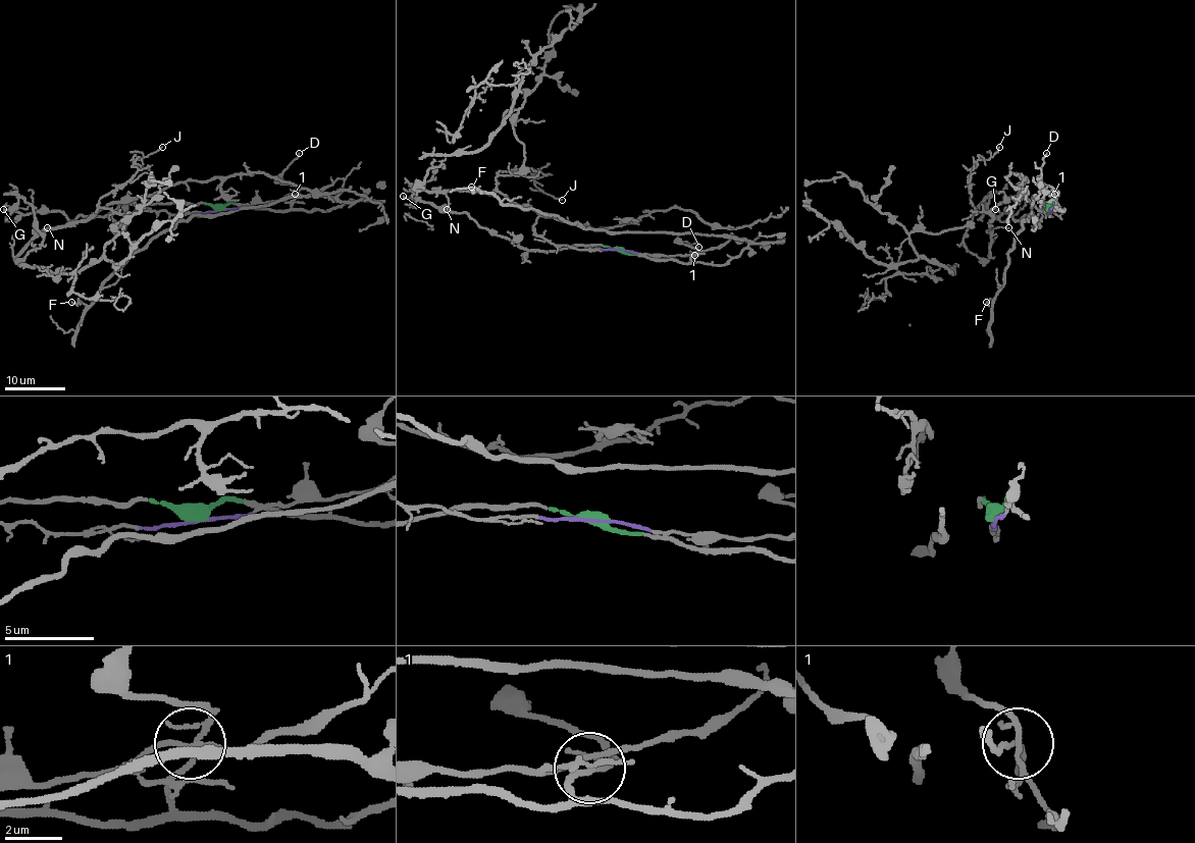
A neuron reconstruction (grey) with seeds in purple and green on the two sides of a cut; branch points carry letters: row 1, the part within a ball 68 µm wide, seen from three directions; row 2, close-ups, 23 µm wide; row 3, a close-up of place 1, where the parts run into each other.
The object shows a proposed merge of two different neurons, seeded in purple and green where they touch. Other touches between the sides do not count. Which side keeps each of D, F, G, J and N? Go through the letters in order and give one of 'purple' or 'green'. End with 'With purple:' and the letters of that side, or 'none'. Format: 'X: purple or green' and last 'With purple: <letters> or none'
D: green
F: green
G: green
J: purple
N: purple
With purple: J, N

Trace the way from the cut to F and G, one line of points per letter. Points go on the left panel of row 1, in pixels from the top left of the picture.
F: (219, 209), (230, 203), (326, 210), (348, 203), (282, 197), (180, 219), (134, 254), (88, 306), (71, 301)
G: (219, 209), (203, 203), (121, 203), (103, 216), (80, 215), (70, 219), (58, 210), (20, 213), (4, 209)

